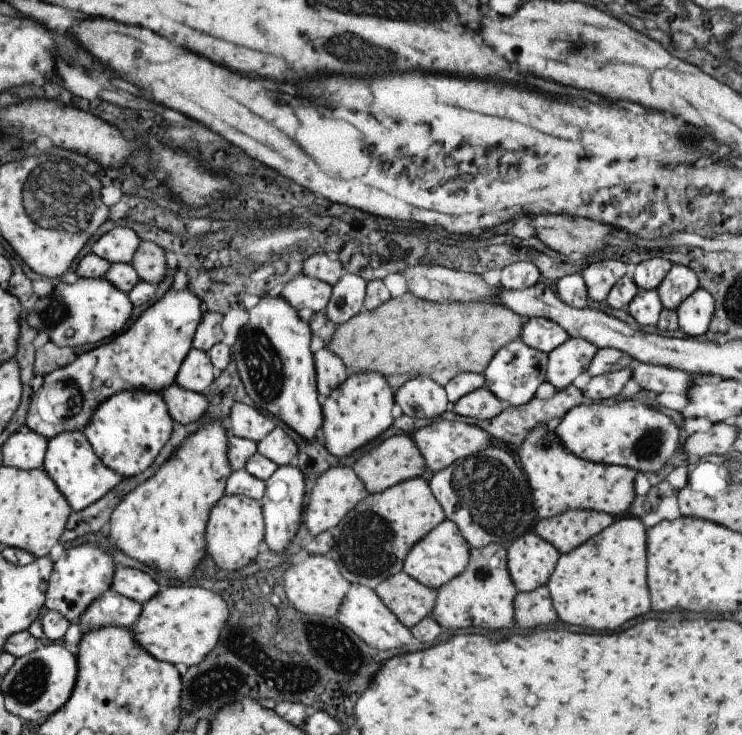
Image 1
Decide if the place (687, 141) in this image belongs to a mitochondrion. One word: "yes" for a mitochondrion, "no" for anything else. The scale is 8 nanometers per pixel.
yes

